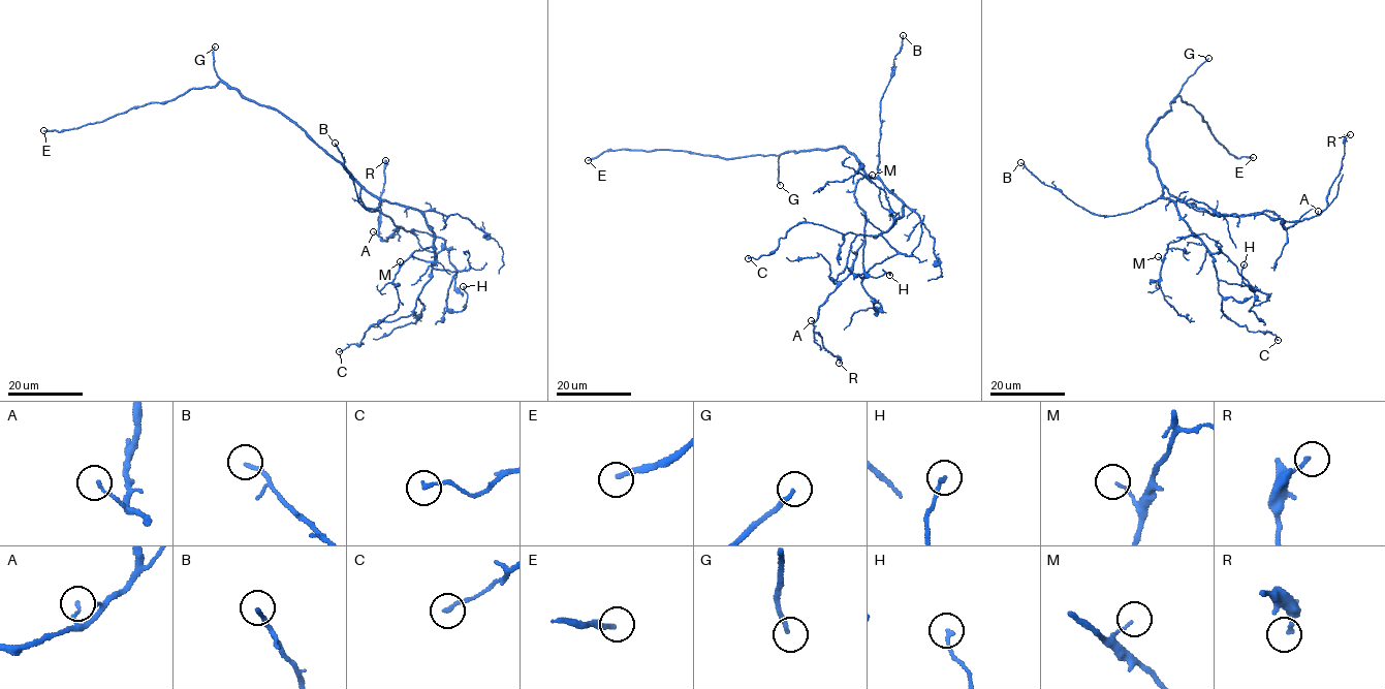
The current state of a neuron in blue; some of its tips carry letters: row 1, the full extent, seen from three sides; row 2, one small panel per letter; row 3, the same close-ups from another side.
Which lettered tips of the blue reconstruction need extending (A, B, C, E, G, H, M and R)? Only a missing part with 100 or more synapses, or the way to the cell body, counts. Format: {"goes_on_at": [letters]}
{"goes_on_at": ["E", "G"]}

